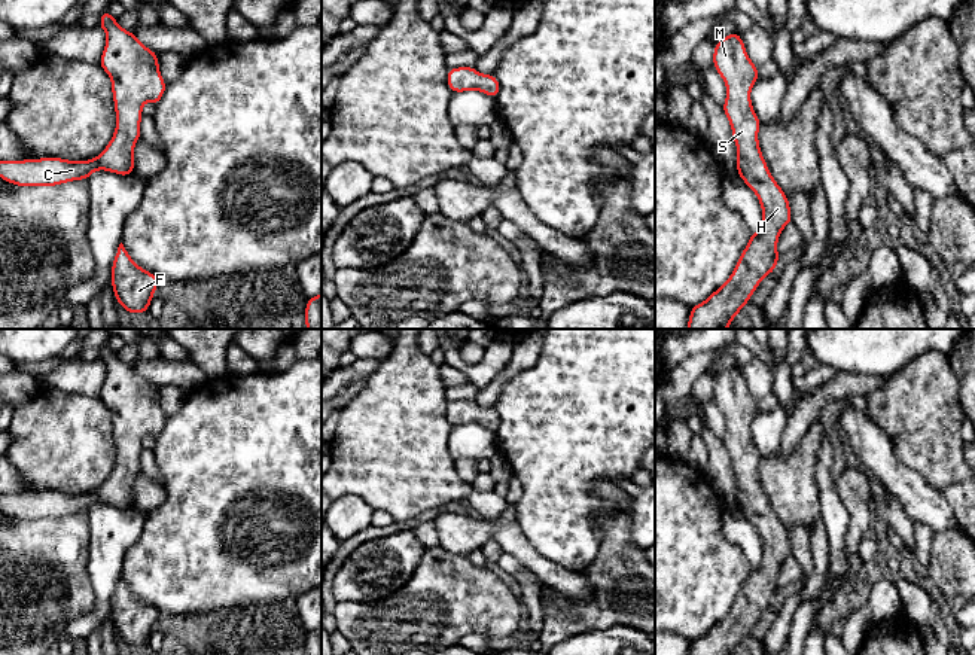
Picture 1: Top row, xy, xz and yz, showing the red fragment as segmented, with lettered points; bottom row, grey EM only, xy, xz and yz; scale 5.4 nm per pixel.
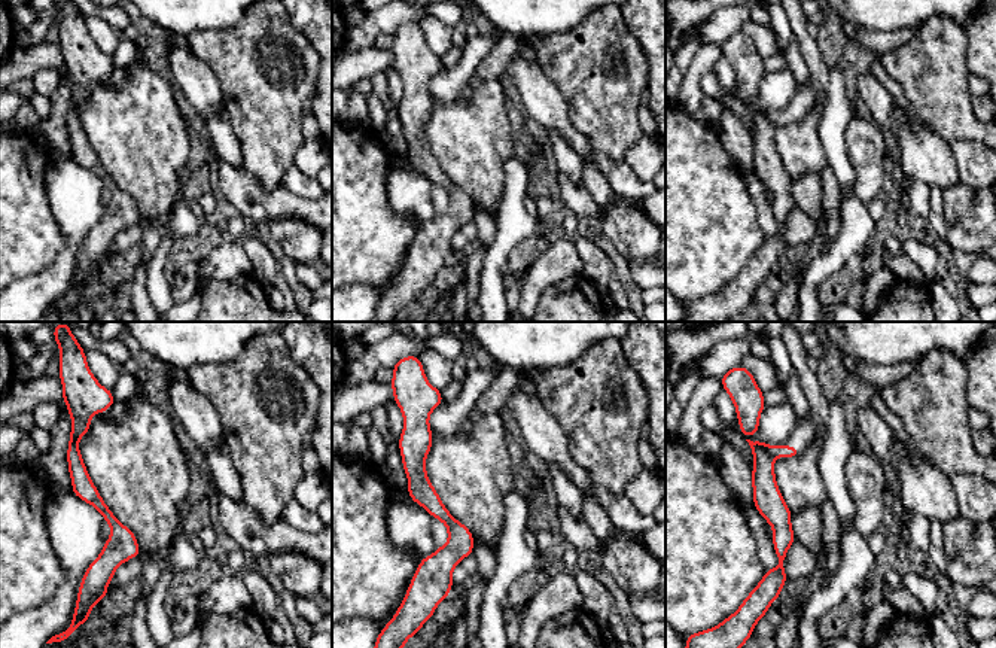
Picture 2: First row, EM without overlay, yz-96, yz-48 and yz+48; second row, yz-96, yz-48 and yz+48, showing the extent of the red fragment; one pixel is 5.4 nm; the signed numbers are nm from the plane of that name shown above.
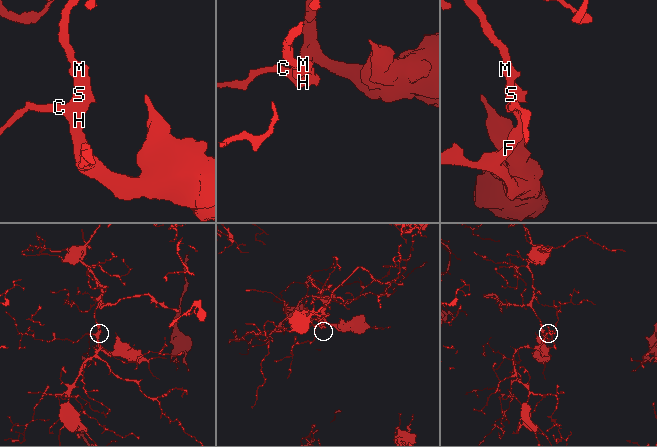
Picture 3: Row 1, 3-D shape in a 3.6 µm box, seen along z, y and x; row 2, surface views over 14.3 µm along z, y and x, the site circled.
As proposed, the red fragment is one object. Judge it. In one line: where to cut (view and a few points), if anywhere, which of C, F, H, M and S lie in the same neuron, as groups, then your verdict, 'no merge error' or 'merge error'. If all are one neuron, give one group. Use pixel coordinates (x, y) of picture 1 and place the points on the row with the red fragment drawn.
cut none; groups C F H M S; no merge error

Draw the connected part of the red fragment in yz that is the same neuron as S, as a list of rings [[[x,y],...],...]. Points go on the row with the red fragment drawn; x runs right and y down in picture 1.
[[[731,33],[715,45],[713,67],[726,85],[726,101],[722,109],[737,146],[737,174],[756,194],[762,208],[762,225],[758,232],[752,232],[726,283],[691,308],[686,329],[729,328],[762,278],[774,272],[780,258],[779,237],[792,222],[787,196],[761,153],[758,140],[761,119],[750,100],[750,89],[759,80],[758,67],[747,57],[740,33]]]

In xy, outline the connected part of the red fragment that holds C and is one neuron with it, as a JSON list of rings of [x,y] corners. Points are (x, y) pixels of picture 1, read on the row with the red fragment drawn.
[[[103,10],[98,27],[106,31],[107,42],[98,64],[112,79],[112,94],[116,112],[116,128],[106,149],[89,161],[68,161],[63,158],[39,158],[22,161],[0,161],[0,179],[16,186],[57,186],[73,180],[88,180],[97,170],[106,170],[119,176],[134,174],[134,147],[141,135],[141,109],[146,101],[155,107],[162,98],[167,85],[161,76],[158,54],[146,48],[134,33],[124,30],[118,21]]]

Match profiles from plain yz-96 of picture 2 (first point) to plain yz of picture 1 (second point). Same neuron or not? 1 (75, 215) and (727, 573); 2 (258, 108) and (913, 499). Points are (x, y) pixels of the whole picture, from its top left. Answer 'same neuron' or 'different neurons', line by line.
1: different neurons
2: different neurons

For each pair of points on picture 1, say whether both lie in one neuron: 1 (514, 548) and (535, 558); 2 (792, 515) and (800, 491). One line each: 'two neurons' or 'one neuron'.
1: one neuron
2: one neuron

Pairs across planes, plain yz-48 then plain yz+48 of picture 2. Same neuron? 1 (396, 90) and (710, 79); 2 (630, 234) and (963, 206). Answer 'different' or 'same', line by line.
1: different
2: same

